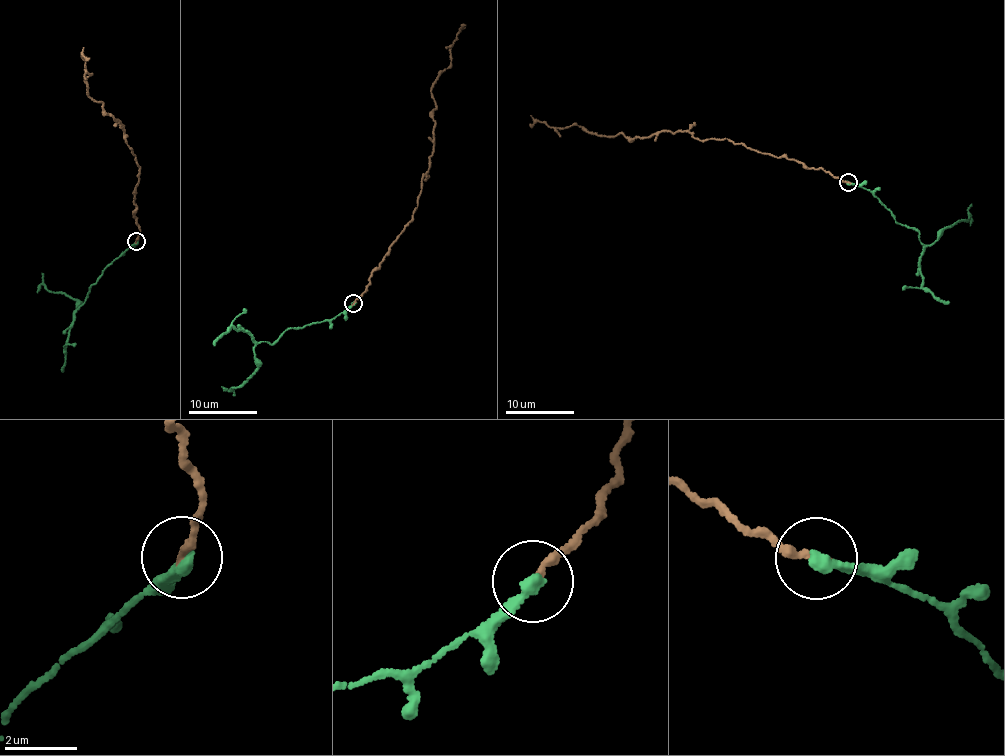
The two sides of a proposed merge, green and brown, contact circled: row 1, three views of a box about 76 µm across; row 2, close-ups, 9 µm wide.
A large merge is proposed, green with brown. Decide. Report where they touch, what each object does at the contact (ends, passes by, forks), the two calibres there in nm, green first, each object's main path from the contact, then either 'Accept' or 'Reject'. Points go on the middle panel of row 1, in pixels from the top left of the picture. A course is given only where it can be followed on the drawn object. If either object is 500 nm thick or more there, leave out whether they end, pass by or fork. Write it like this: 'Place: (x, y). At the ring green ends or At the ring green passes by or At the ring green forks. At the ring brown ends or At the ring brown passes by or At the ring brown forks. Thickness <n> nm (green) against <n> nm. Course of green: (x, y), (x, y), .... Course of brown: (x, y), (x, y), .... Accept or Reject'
Place: (353, 303). At the ring green ends. At the ring brown ends. Thickness 320 nm (green) against 220 nm. Course of green: (353, 303), (334, 317), (288, 329), (272, 344), (261, 341), (253, 374), (233, 396). Course of brown: (353, 303), (417, 207), (435, 126), (432, 82), (450, 64), (464, 24). Accept

